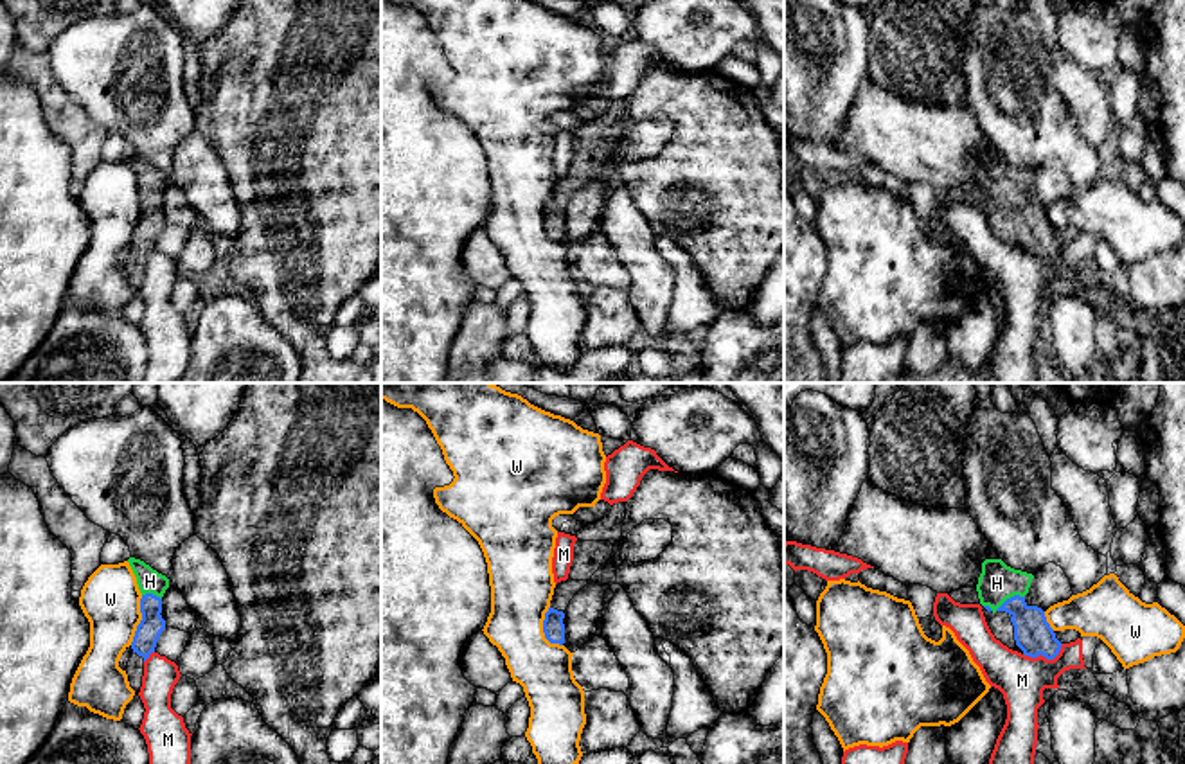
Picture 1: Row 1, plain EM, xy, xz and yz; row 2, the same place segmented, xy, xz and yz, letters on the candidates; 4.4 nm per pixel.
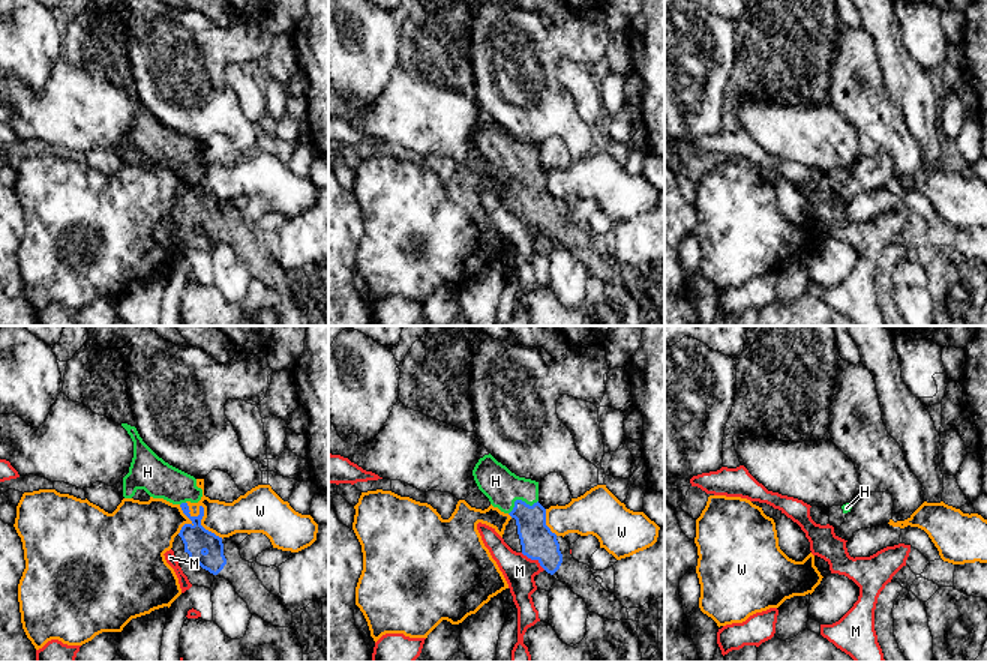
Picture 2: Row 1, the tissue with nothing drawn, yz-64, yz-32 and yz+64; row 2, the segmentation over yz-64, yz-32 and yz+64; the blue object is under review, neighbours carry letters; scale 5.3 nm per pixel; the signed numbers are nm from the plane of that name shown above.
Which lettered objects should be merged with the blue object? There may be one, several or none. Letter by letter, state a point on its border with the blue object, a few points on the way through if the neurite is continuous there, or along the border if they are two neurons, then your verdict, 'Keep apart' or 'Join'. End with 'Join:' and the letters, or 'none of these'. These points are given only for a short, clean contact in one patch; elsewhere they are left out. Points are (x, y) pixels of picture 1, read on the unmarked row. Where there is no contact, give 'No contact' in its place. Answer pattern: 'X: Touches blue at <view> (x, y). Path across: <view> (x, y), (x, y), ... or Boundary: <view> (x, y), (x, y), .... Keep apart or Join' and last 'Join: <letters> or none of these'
H: Touches blue at yz (1006, 198). Path across: yz (1033, 230), (1031, 222), (1006, 198), (1006, 189), (997, 180). Join
M: Touches blue at yz (1045, 254). Boundary: yz (1063, 241), (1052, 256), (1027, 254), (1024, 250). Keep apart
W: Touches blue at xy (141, 218). Boundary: xy (142, 193), (141, 220), (130, 241). Keep apart
Join: H

